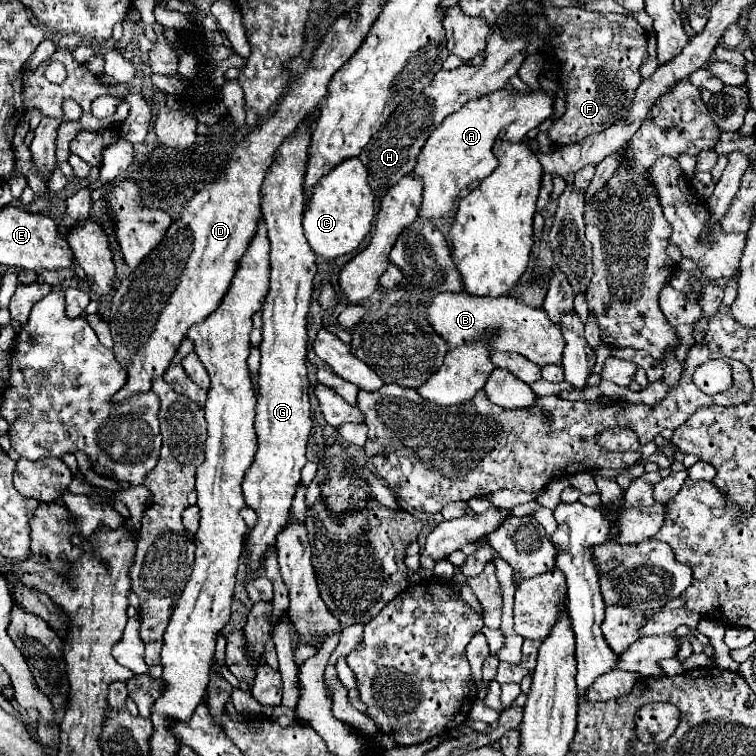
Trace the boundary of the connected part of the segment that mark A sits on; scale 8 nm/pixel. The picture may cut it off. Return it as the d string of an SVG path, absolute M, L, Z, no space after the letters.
M506 85L500 91L494 91L490 97L482 97L466 103L460 111L448 115L442 125L438 125L424 149L416 157L416 167L412 177L422 179L424 183L424 201L420 207L420 219L440 219L454 209L458 193L472 185L474 181L484 179L496 167L496 157L492 155L492 145L502 133L510 141L522 141L526 133L538 127L544 119L552 115L552 93L532 91L522 93Z

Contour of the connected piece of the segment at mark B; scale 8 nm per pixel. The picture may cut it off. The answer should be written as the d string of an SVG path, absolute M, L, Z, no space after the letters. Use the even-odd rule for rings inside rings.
M444 291L436 295L432 303L428 305L428 323L452 349L464 343L484 341L486 345L490 345L490 349L516 351L536 365L562 361L564 339L558 325L548 319L544 309L528 307L524 301L518 301L510 295L474 297L466 291L460 291L460 293ZM486 333L492 333L492 337L484 339Z

